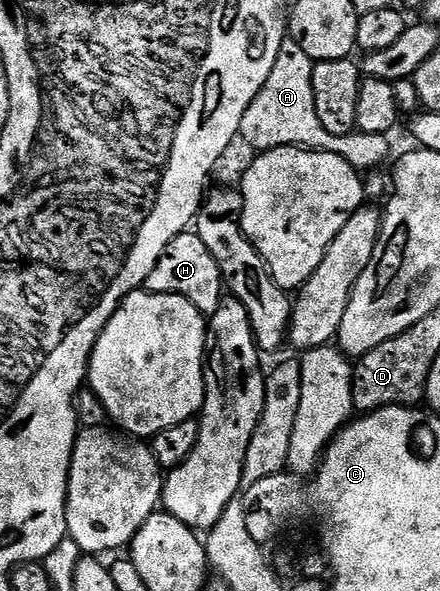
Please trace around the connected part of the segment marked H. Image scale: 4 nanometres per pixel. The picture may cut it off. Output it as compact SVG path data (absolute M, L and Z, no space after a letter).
M194 231L182 232L170 242L166 251L162 251L158 263L154 263L154 271L150 271L143 288L149 293L178 295L194 303L194 307L198 307L198 311L205 315L218 311L226 296L224 276L220 273L218 263L214 255L210 255L206 243L202 243L202 239Z

